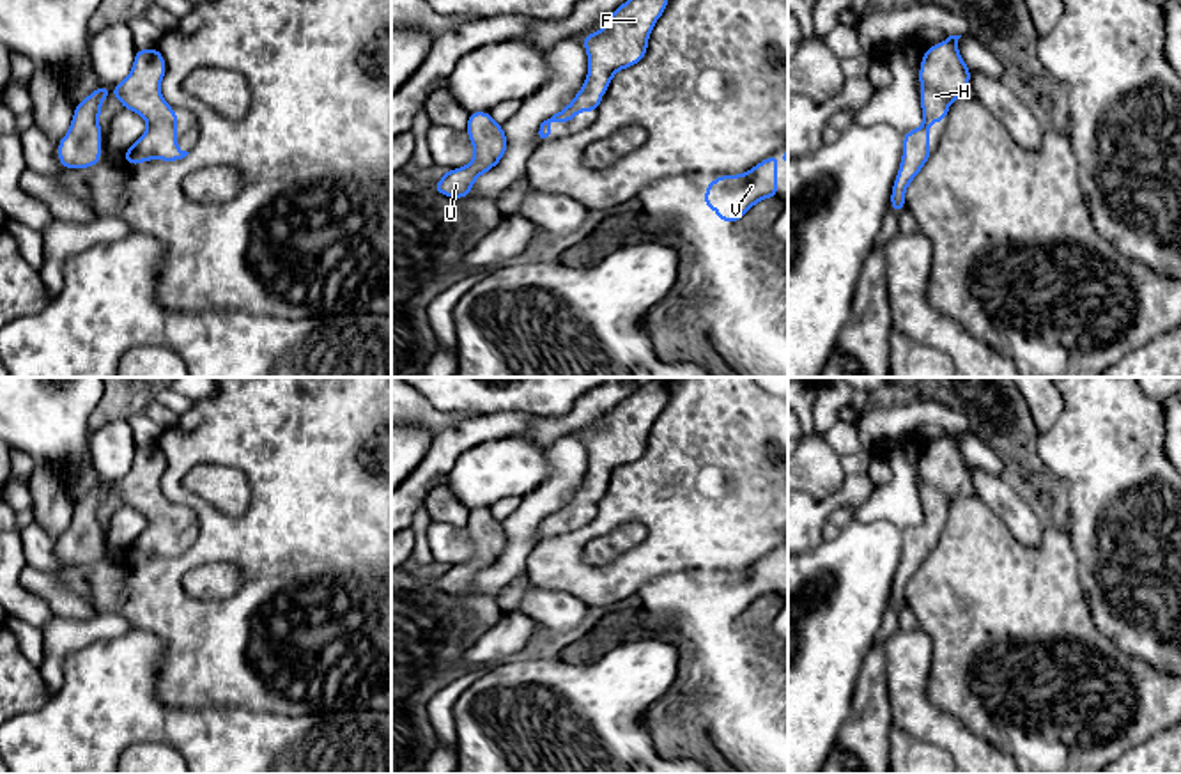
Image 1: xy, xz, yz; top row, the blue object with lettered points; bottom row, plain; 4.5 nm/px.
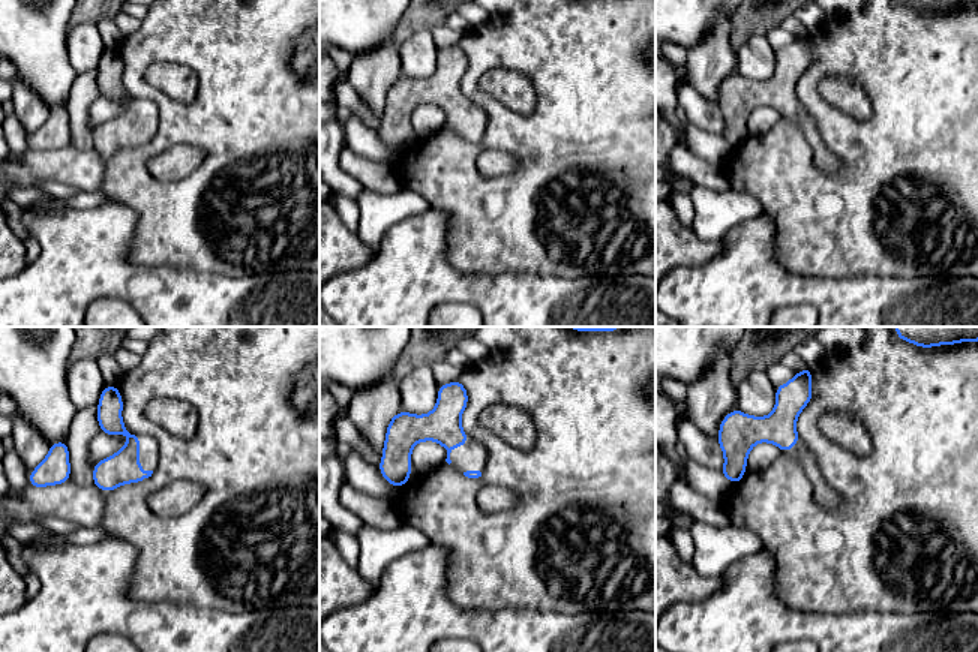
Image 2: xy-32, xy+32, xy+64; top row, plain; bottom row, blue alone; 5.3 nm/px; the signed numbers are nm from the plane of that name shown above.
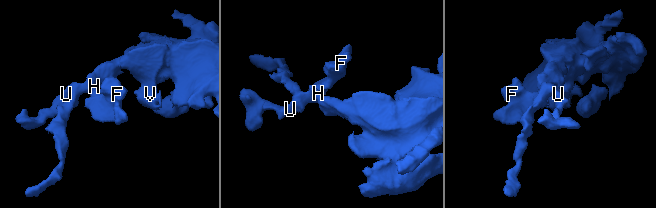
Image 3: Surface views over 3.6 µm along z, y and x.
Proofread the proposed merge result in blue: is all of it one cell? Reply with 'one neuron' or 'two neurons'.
one neuron

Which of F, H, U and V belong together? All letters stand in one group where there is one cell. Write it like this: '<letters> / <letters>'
F H U V

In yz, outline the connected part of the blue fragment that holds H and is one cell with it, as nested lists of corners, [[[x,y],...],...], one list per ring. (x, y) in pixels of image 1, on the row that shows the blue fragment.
[[[949,35],[946,41],[930,46],[921,62],[921,110],[922,124],[903,133],[903,156],[891,193],[891,211],[901,213],[905,205],[905,191],[924,163],[931,158],[930,122],[944,122],[949,104],[954,99],[965,99],[963,89],[970,85],[970,69],[961,60],[958,39]]]

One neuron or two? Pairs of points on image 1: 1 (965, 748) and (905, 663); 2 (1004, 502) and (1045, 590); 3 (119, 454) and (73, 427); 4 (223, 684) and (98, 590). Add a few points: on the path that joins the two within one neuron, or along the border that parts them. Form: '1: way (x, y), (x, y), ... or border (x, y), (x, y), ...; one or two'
1: way (944, 730), (909, 695), (907, 684); one
2: border (995, 512), (1018, 541), (1031, 546), (1042, 544); two
3: border (89, 434), (89, 457), (100, 477); two
4: border (124, 565), (124, 601), (115, 611); two

